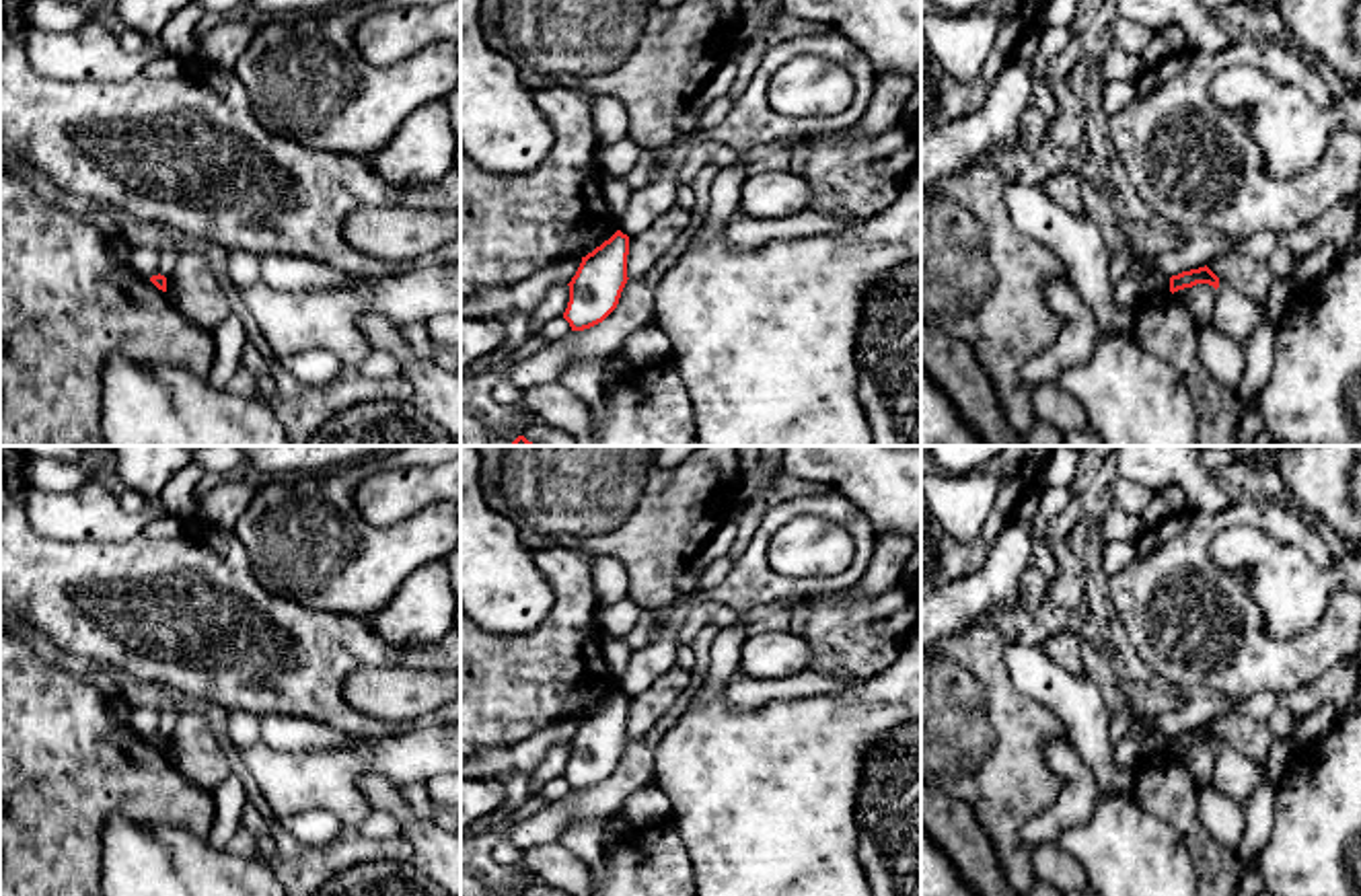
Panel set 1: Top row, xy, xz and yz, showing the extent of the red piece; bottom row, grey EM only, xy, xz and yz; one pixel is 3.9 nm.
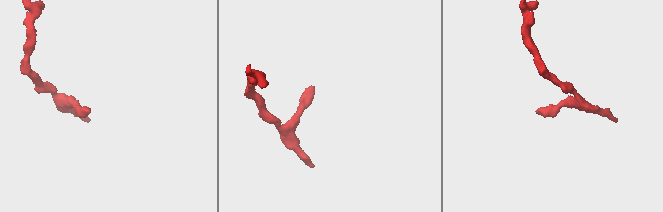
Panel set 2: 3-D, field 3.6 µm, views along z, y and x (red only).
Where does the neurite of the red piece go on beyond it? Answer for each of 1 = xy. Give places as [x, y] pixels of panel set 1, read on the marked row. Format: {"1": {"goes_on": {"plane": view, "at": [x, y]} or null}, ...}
{"1": {"goes_on": null}}

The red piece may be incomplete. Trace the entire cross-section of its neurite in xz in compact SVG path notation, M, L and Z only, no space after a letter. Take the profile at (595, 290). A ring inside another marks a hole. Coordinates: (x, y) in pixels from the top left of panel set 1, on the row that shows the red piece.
M617 230L609 240L582 257L572 277L563 319L572 331L602 323L619 304L627 284L629 236Z

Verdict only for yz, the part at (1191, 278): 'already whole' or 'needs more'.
already whole

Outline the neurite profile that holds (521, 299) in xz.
M563 257L512 286L485 288L461 300L463 319L502 319L506 312L530 314L555 284L569 284L582 257Z

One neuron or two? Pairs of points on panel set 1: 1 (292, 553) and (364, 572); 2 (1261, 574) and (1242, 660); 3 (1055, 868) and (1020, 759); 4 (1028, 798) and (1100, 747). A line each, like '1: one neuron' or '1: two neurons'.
1: one neuron
2: two neurons
3: two neurons
4: two neurons

